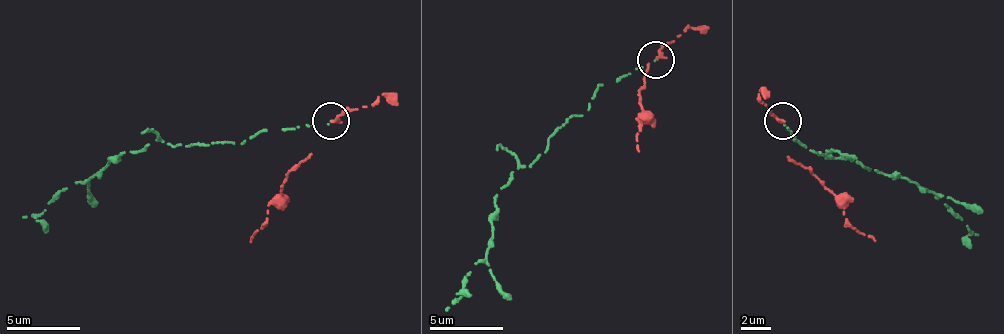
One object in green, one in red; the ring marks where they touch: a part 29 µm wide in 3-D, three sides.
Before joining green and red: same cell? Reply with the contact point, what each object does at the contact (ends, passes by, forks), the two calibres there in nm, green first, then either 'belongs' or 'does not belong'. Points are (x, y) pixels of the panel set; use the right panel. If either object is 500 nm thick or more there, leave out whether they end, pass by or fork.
at (783, 121); green ends there; red ends there; 110 nm thick on the green side, 280 nm on the other; does not belong

